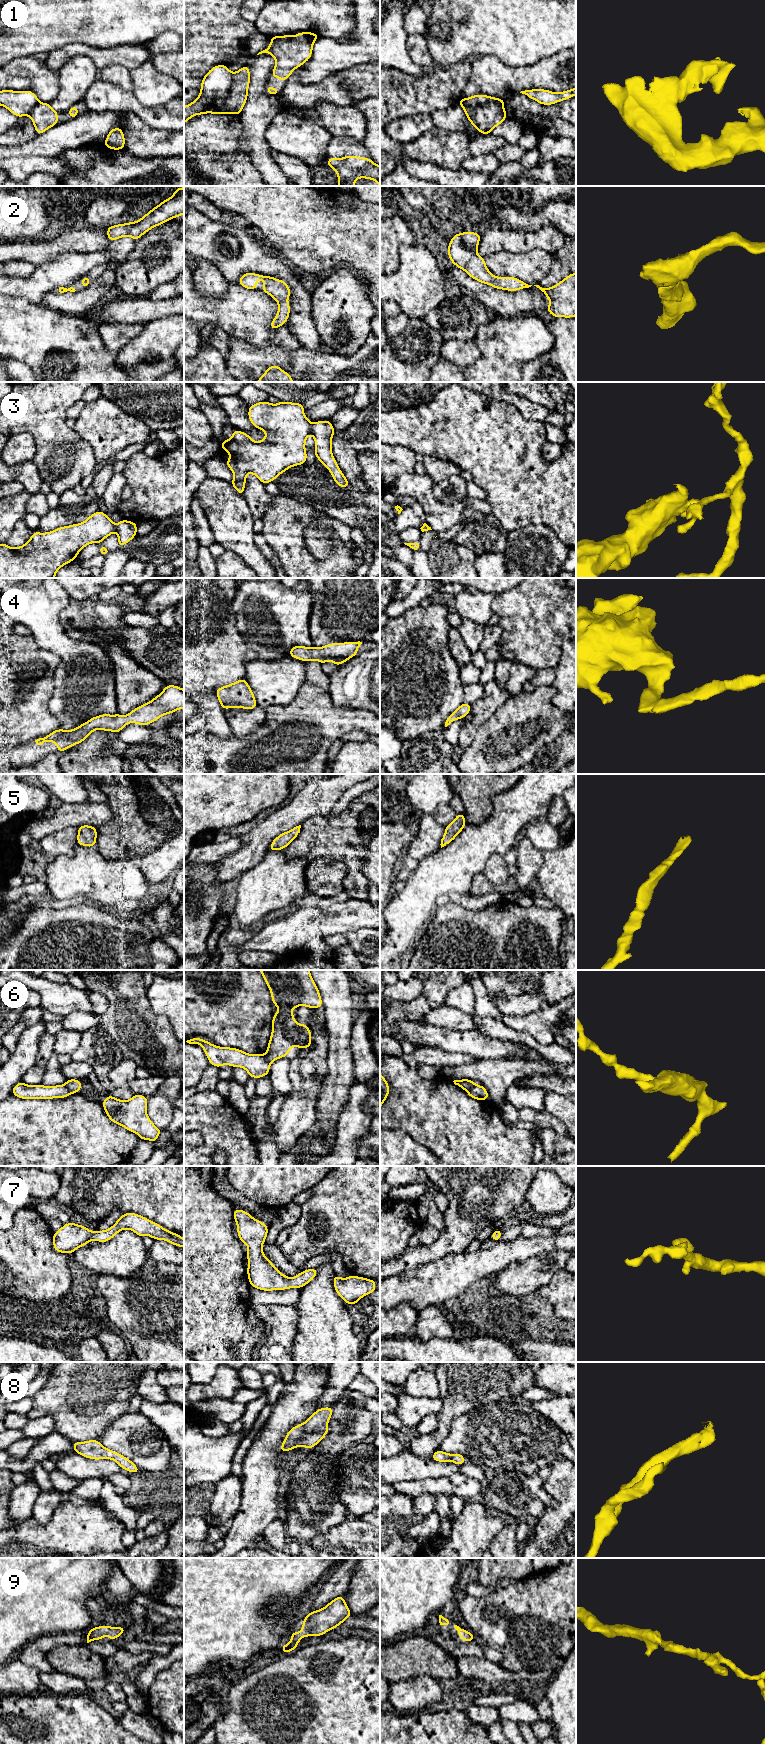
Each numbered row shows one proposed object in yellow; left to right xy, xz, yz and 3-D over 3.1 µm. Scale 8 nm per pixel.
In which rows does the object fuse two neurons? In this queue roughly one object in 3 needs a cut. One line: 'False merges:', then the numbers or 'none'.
False merges: 1, 3, 6

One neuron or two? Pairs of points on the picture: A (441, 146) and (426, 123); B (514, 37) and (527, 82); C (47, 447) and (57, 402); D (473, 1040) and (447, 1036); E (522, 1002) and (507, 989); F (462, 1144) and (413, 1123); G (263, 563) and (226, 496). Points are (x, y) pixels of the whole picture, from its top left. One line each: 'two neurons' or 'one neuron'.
A: two neurons
B: two neurons
C: one neuron
D: one neuron
E: two neurons
F: one neuron
G: one neuron

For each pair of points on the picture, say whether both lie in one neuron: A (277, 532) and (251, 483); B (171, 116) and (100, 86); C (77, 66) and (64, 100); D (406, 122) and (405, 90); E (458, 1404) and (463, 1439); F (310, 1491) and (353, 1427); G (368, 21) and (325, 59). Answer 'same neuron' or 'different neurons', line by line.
A: different neurons
B: same neuron
C: same neuron
D: different neurons
E: different neurons
F: same neuron
G: same neuron

